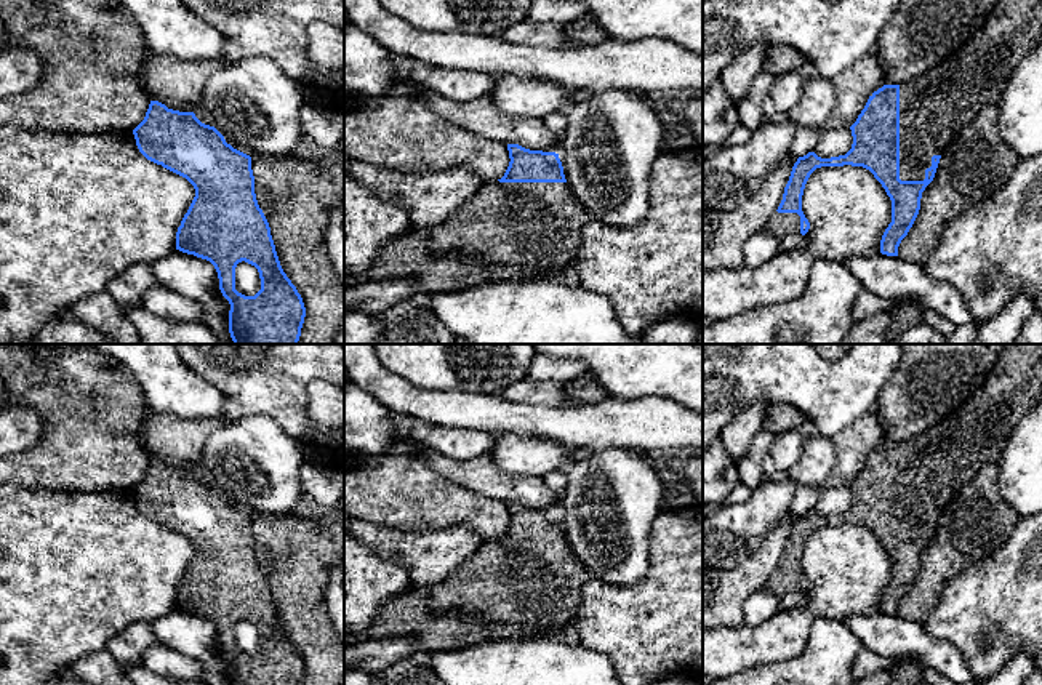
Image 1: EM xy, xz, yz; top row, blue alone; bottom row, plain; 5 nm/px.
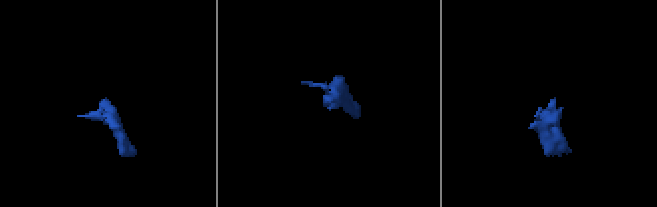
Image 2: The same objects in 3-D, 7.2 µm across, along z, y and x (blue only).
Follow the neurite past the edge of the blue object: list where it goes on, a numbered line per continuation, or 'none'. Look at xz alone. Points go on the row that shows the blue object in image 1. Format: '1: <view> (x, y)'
1: xz (530, 224)

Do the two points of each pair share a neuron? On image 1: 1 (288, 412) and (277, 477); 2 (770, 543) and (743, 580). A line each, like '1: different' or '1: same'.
1: different
2: same

